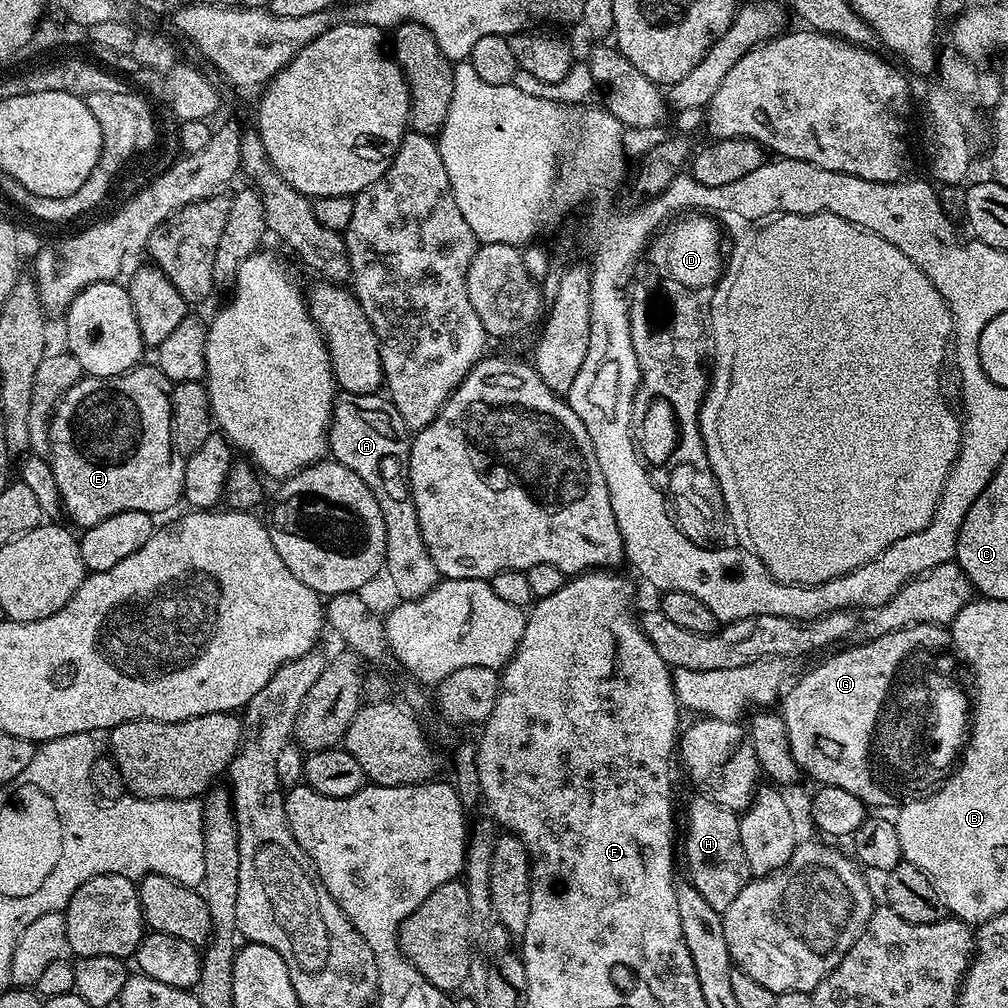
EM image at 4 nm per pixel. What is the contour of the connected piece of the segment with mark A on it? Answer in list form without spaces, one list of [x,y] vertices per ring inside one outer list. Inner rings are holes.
[[[380,394],[337,395],[332,407],[332,425],[328,428],[328,446],[331,459],[346,470],[354,470],[374,494],[386,522],[386,554],[384,572],[400,600],[420,600],[442,577],[434,558],[426,550],[422,530],[418,526],[418,510],[414,506],[412,488],[408,484],[408,463],[412,436],[402,414],[392,401]]]

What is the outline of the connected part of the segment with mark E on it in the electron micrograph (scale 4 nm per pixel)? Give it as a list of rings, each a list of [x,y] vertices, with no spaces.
[[[141,362],[128,372],[123,372],[117,376],[90,376],[85,375],[74,387],[65,394],[58,402],[56,413],[52,415],[52,425],[50,430],[50,450],[48,456],[54,470],[54,482],[58,482],[58,494],[62,505],[63,515],[69,516],[73,520],[71,523],[77,529],[83,530],[102,522],[102,518],[110,518],[110,514],[122,514],[122,510],[142,510],[159,514],[167,508],[172,508],[176,503],[181,503],[184,494],[184,461],[172,446],[172,381],[162,374],[162,370],[151,363]]]

